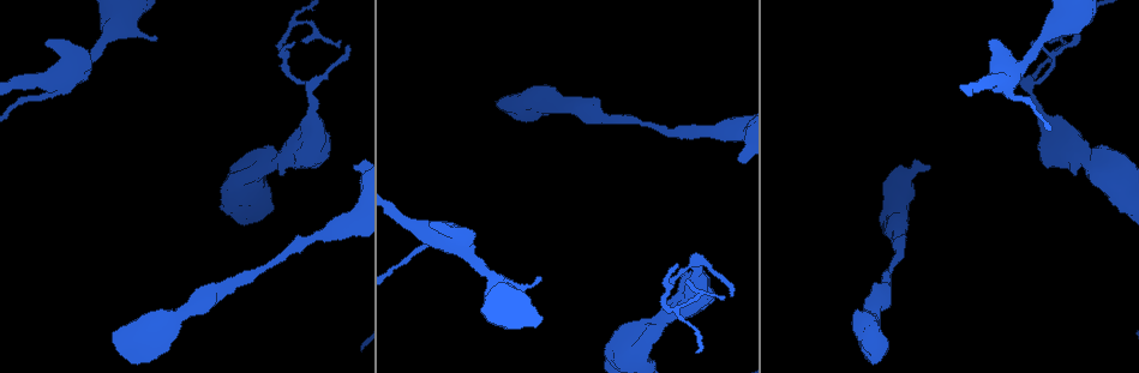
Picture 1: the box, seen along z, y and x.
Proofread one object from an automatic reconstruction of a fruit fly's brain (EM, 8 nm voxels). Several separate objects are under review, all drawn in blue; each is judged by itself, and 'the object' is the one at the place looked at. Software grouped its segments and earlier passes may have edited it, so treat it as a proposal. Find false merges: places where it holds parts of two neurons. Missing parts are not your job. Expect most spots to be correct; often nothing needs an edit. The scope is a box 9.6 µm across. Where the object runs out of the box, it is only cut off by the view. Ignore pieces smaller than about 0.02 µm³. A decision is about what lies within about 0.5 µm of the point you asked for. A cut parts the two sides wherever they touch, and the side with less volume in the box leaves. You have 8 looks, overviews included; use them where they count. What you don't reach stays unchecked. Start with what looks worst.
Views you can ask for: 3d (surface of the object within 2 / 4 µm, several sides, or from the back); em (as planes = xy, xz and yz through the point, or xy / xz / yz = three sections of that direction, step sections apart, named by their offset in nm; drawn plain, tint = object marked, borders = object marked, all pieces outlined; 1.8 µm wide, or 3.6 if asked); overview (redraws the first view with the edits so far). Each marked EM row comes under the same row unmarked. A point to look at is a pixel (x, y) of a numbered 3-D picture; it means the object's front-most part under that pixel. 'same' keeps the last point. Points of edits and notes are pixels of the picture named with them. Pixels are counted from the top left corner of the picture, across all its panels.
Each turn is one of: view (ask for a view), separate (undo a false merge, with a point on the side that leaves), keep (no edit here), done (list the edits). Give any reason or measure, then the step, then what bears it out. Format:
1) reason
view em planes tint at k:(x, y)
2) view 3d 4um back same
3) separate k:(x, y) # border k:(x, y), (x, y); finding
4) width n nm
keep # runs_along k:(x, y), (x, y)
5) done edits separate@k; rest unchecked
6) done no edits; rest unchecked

arms part here
view em planes tint at 1:(1030, 84)

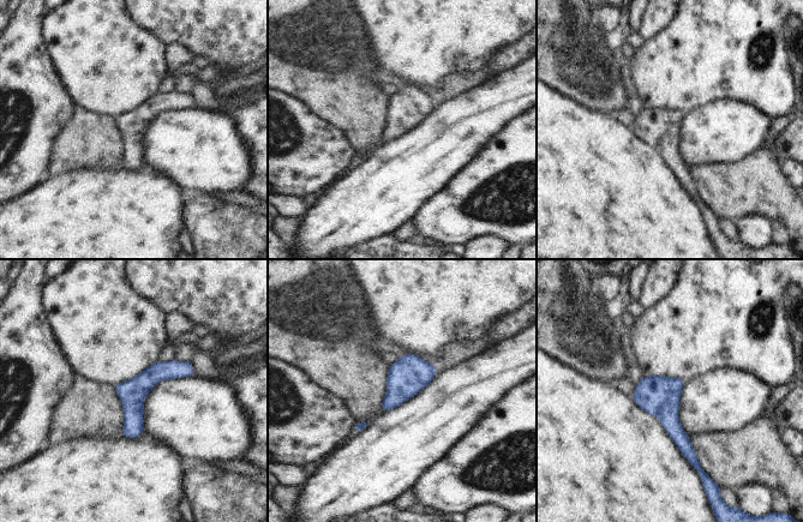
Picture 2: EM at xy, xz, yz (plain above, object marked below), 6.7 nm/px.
keep # all the same neuron

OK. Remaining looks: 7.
thin neck
view 3d 4um at 1:(286, 154)

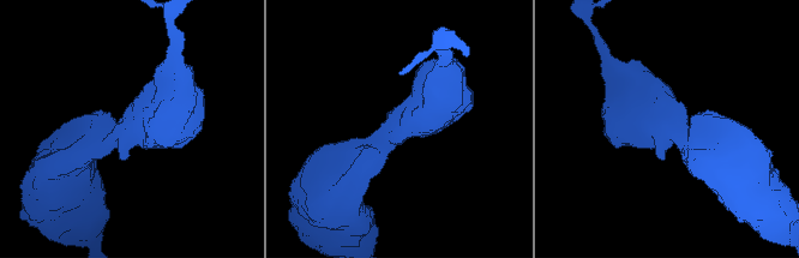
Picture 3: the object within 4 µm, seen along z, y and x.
shape alone is not enough
view em planes tint at 3:(398, 135)

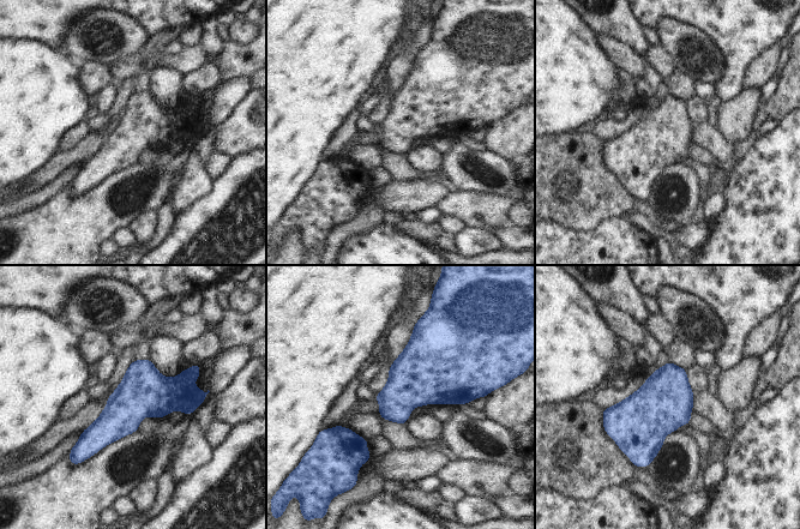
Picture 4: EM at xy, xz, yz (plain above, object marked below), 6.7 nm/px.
keep # runs_along 4:(196, 367), (78, 446); one neuron here

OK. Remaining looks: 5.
thick turns thin
view 3d 4um at 1:(1050, 31)

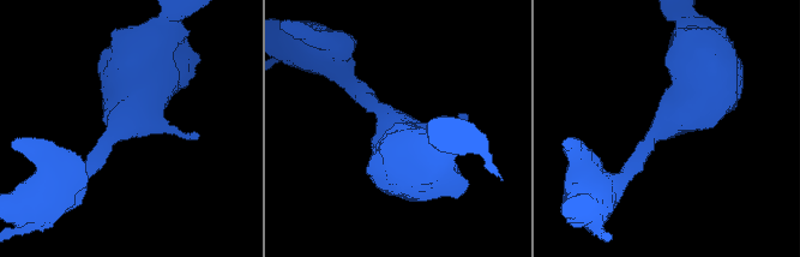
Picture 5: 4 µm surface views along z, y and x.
shape alone is not enough
view em 3.6um xz step 16 tint at 5:(667, 120)

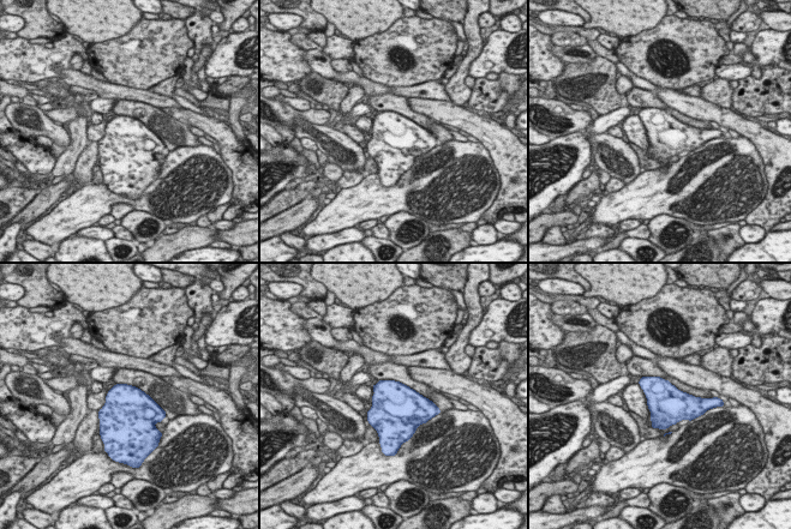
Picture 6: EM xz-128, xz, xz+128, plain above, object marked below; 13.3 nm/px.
cut it another way
view em 3.6um yz step 4 tint same

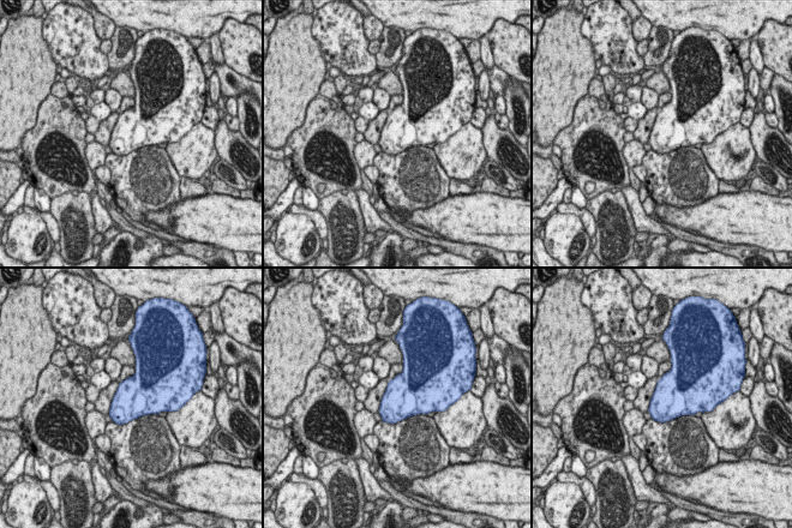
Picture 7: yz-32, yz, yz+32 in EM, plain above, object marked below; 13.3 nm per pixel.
width 550 nm
keep # all the same neuron

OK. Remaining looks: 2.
done no edits; rest unchecked

